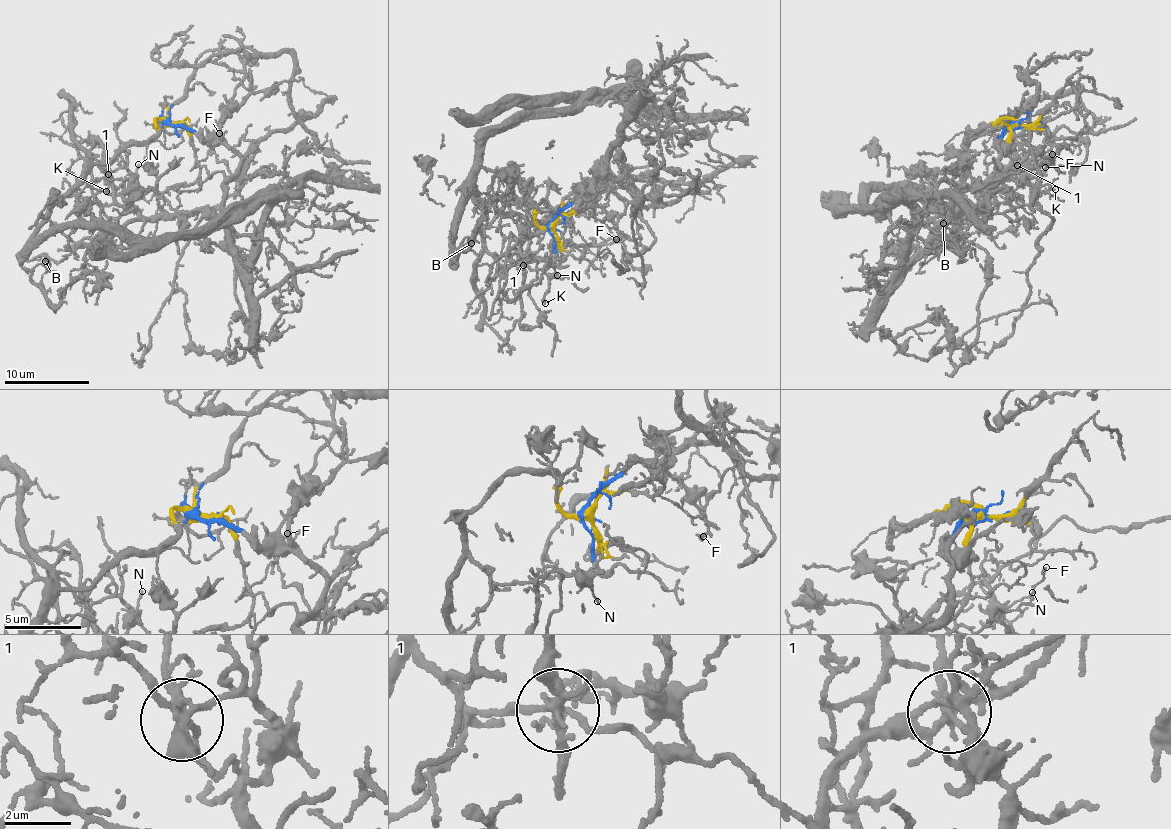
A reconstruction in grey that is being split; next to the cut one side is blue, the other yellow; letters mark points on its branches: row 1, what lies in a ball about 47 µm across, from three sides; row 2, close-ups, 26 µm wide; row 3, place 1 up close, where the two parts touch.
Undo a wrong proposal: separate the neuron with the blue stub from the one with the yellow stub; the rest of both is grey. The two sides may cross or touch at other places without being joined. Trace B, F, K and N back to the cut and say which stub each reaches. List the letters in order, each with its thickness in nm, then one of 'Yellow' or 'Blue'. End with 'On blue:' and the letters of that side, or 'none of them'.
B: Thickness 140 nm. Yellow
F: Thickness 130 nm. Blue
K: Thickness 170 nm. Yellow
N: Thickness 120 nm. Blue
On blue: F, N

